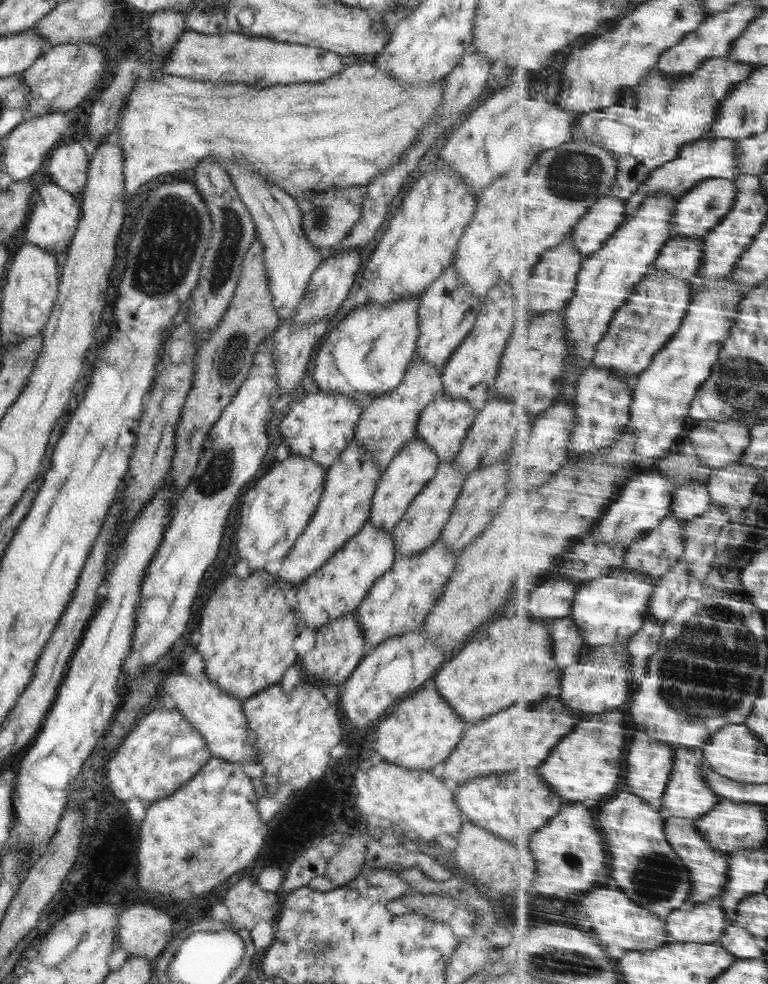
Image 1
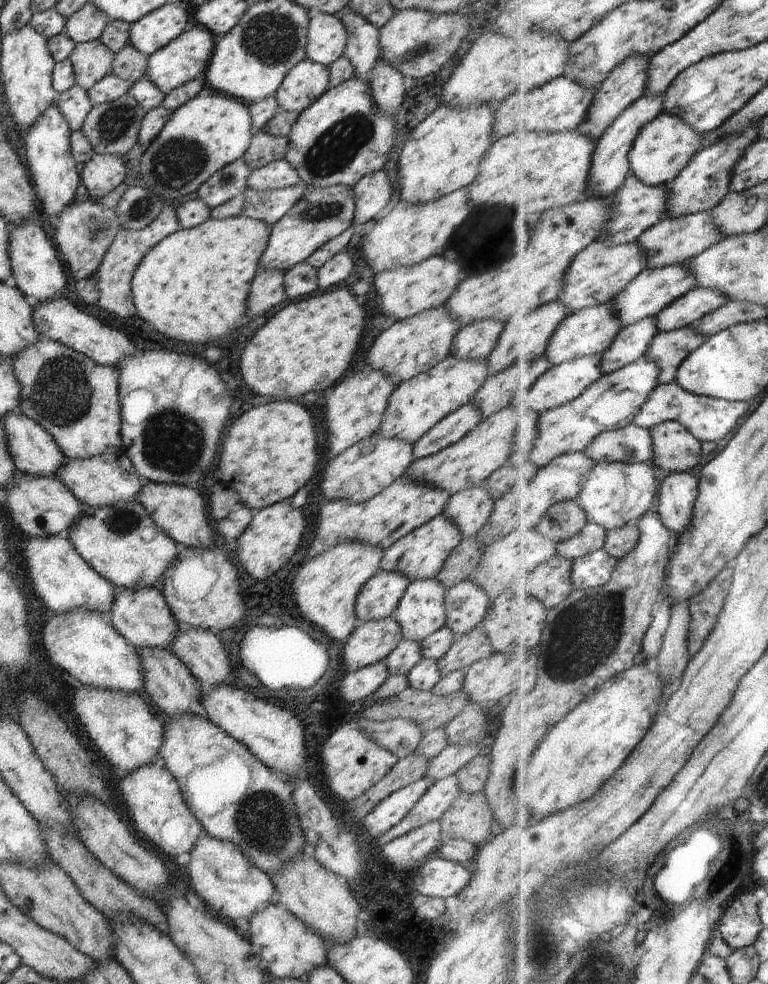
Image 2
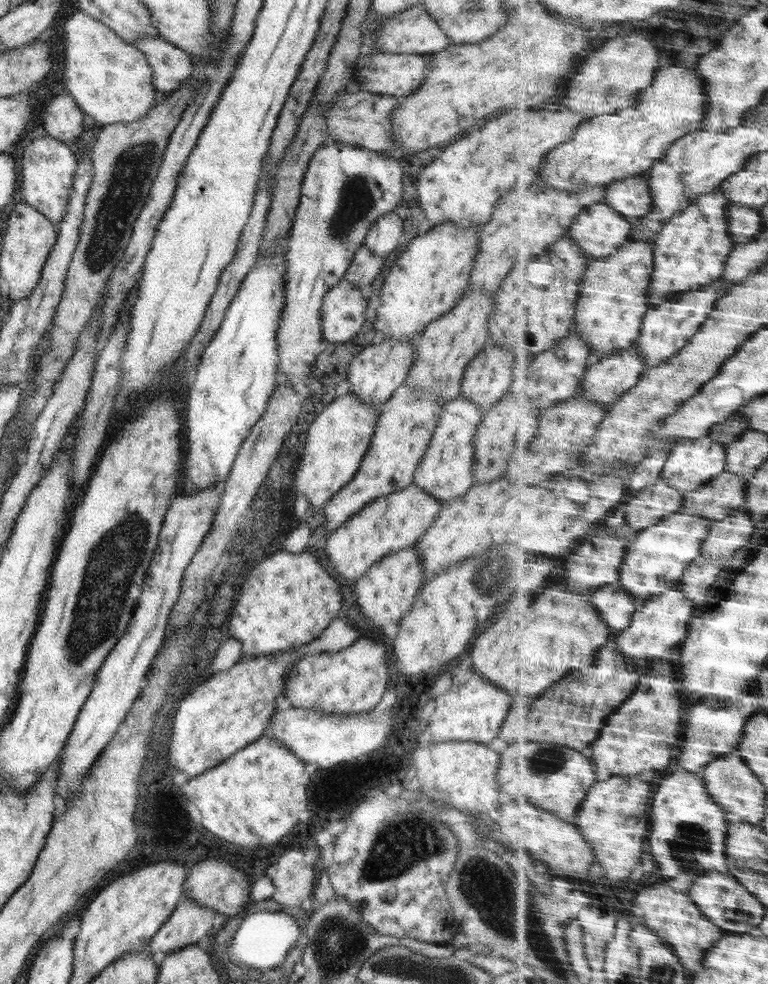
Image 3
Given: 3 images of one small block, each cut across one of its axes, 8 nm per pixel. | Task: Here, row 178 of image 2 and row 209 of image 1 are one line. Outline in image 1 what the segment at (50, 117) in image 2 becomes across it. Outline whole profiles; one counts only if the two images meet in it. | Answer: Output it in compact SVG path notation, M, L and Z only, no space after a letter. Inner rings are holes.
M52 181L45 183L33 194L34 208L30 210L24 225L25 240L38 248L63 258L72 242L80 219L80 204L70 192L66 192Z

